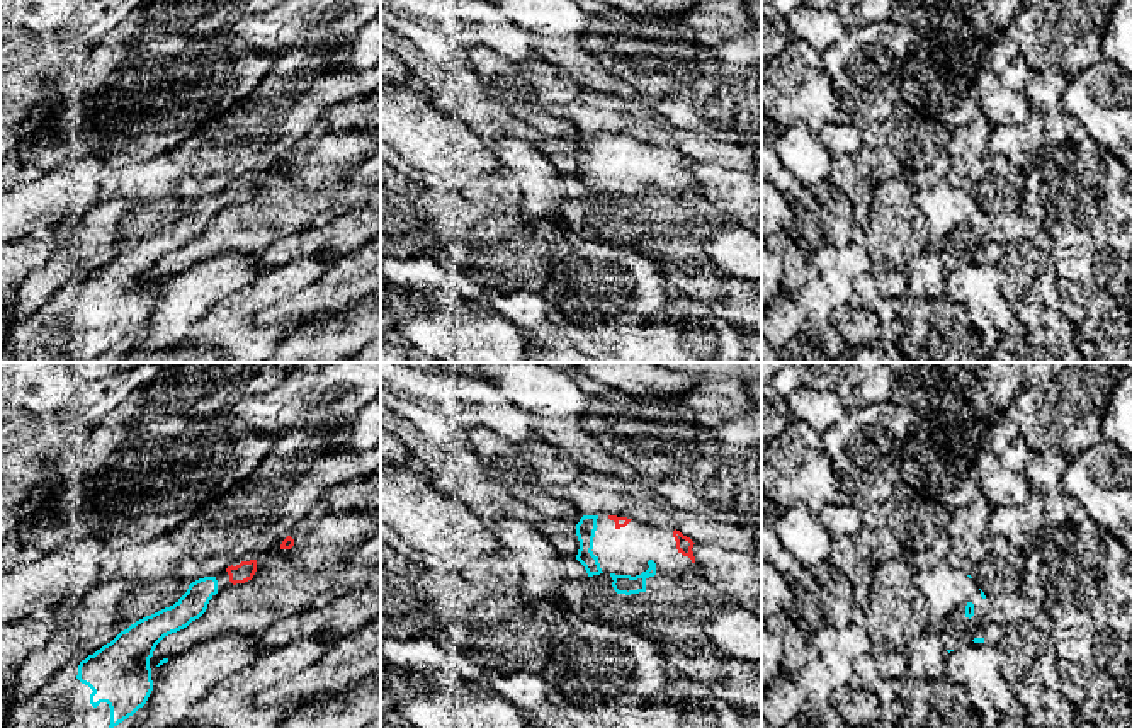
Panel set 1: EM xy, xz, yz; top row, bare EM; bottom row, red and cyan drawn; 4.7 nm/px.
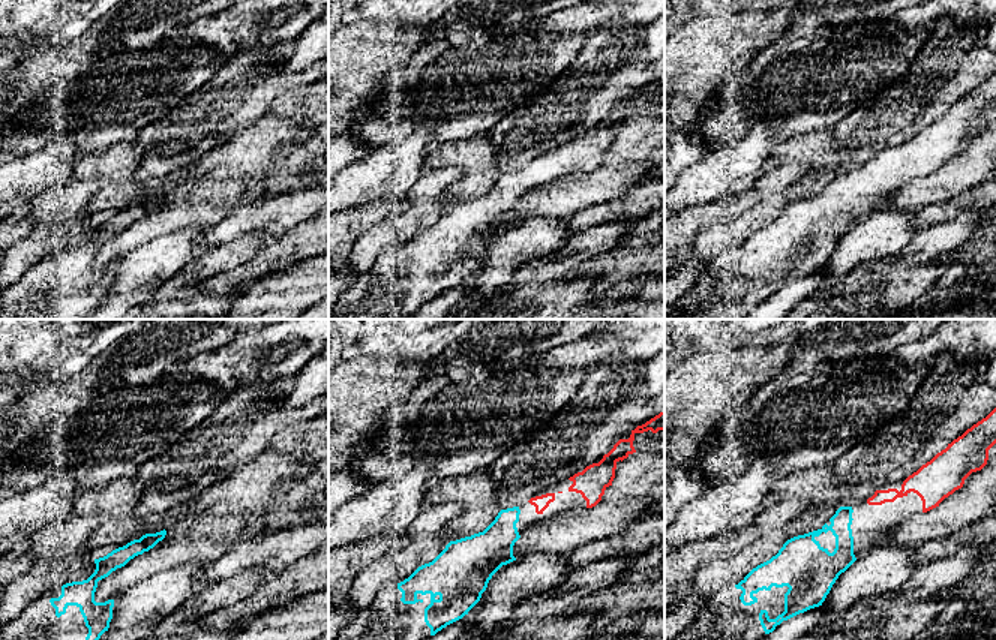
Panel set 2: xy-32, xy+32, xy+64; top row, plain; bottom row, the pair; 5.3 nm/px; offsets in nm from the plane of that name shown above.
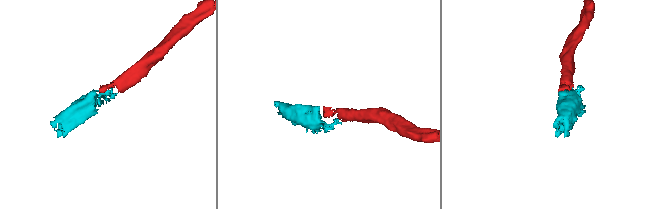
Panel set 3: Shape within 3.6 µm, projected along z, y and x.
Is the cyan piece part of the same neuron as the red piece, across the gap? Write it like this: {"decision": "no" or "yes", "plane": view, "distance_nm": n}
{"decision": "yes", "plane": "xz", "distance_nm": 60}

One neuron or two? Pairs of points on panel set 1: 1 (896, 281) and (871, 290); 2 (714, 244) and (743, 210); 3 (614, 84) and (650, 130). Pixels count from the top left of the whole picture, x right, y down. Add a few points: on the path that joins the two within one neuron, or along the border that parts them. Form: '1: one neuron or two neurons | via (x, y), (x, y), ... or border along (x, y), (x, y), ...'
1: one neuron | via (889, 284), (877, 286)
2: two neurons | border along (731, 218), (743, 227)
3: two neurons | border along (619, 94), (622, 96)

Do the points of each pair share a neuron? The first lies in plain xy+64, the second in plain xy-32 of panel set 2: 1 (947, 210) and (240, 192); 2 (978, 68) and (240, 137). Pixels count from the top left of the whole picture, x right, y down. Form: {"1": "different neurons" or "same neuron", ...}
{"1": "different neurons", "2": "different neurons"}

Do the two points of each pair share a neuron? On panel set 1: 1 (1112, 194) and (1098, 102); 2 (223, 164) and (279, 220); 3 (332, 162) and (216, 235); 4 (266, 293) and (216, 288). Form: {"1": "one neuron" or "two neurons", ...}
{"1": "two neurons", "2": "two neurons", "3": "one neuron", "4": "two neurons"}

